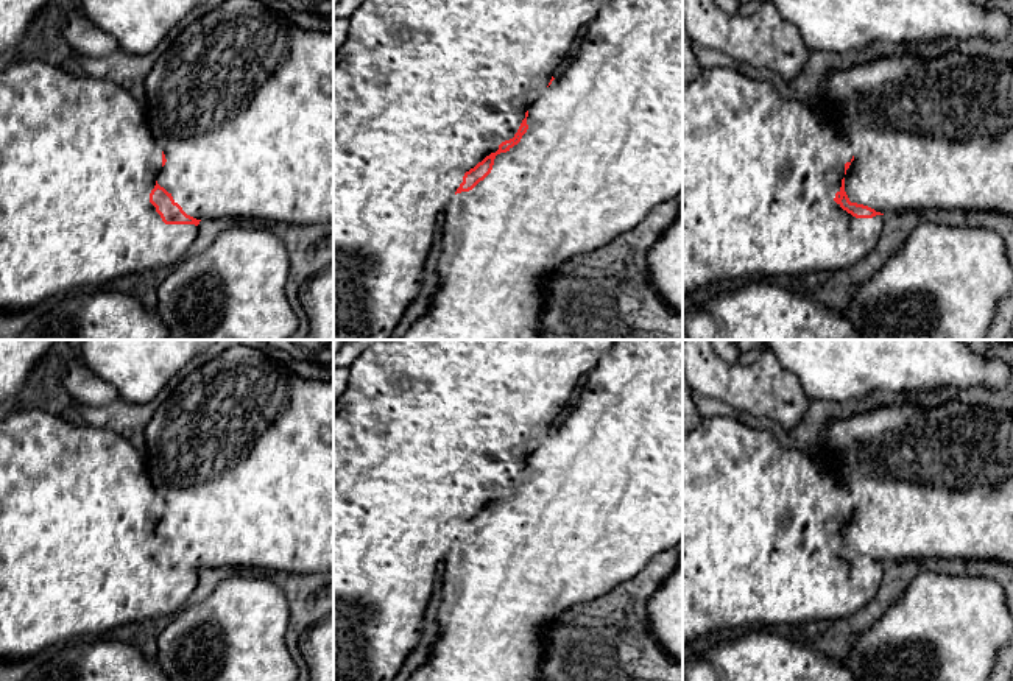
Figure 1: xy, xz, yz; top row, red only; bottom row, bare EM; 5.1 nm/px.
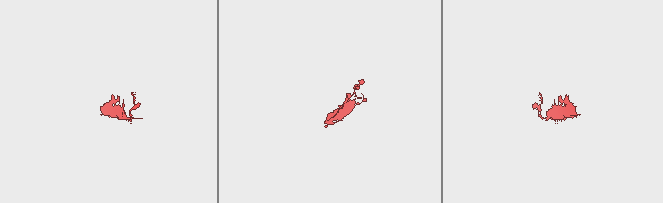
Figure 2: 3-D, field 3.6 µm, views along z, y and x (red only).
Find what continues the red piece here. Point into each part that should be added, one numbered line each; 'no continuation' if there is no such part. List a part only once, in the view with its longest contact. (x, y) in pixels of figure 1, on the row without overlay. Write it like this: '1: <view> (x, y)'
1: xz (427, 432)

